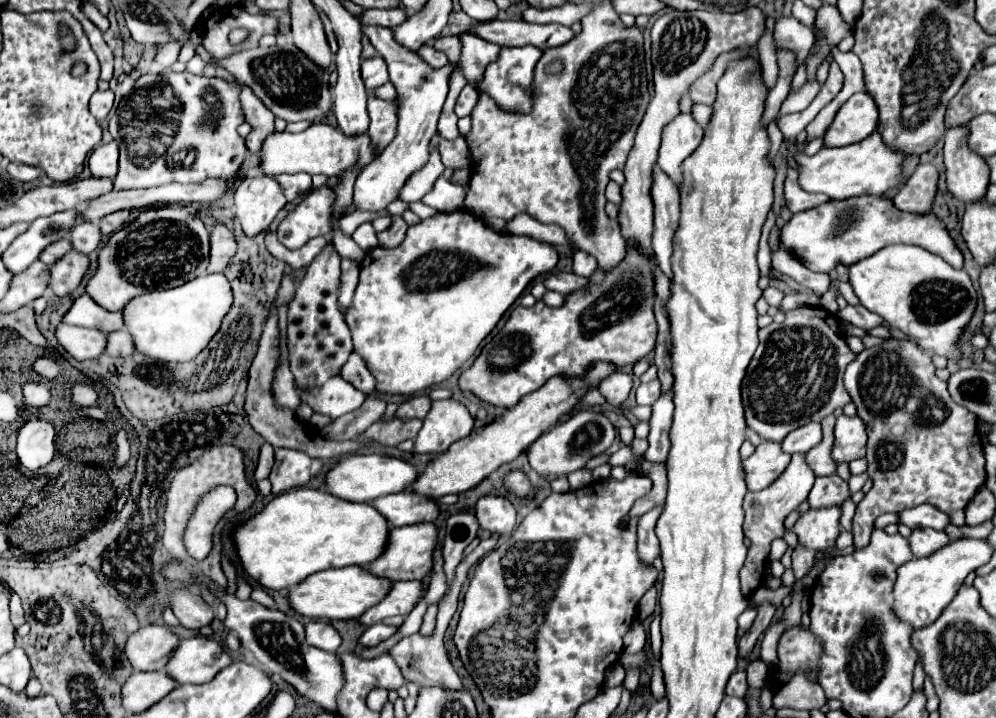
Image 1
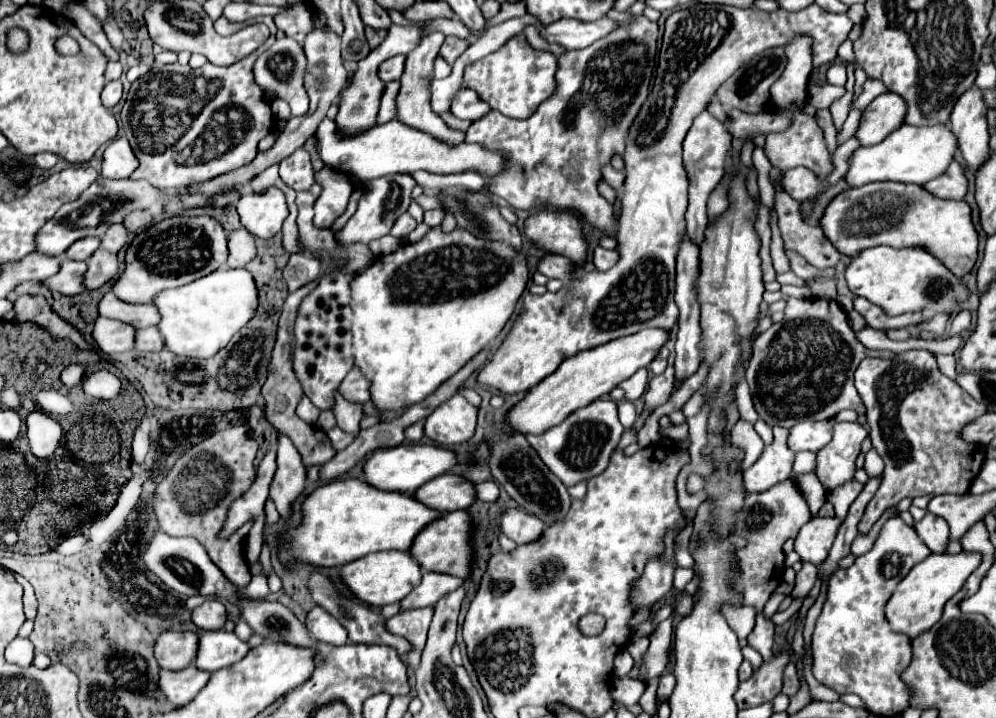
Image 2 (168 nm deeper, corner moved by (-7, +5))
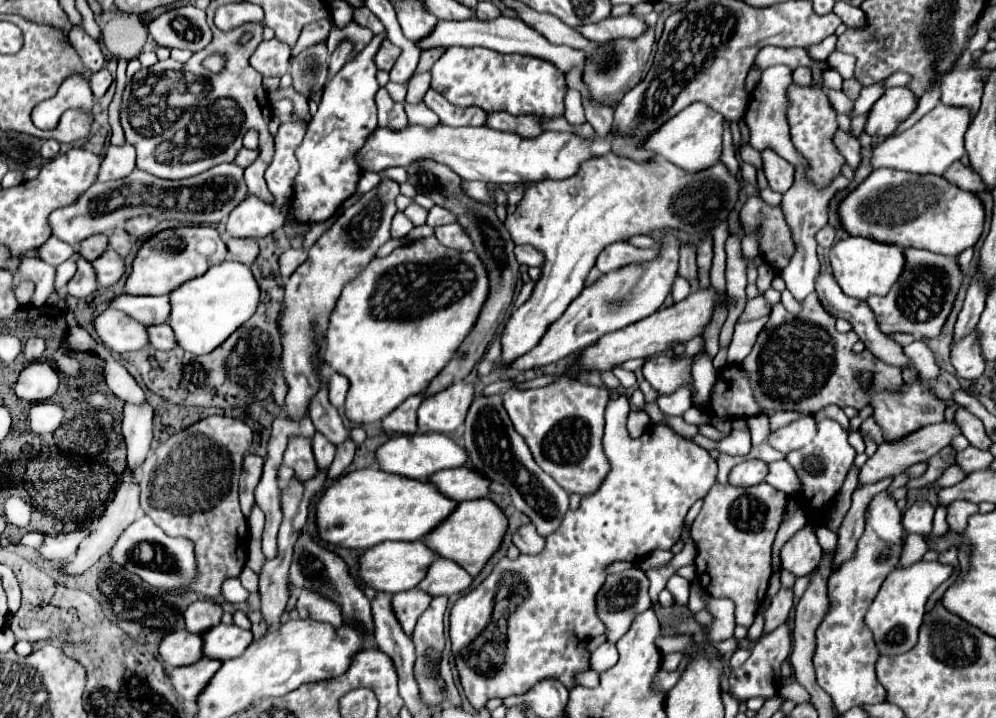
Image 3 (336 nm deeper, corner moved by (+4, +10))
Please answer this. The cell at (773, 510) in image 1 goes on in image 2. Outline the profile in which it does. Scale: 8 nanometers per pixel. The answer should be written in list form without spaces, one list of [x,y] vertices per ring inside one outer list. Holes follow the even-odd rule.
[[[787,479],[767,491],[761,493],[747,493],[745,495],[745,503],[743,509],[739,509],[739,513],[735,515],[735,535],[745,537],[747,545],[735,551],[737,557],[737,565],[739,565],[739,577],[733,581],[735,591],[741,593],[741,603],[743,605],[751,605],[757,611],[757,623],[755,629],[749,633],[747,641],[753,649],[757,649],[763,659],[771,659],[773,655],[773,621],[767,619],[763,615],[765,603],[769,601],[771,593],[779,587],[781,577],[783,577],[783,543],[787,539],[795,539],[799,529],[811,519],[807,501],[801,497],[799,489],[795,487],[793,479]]]

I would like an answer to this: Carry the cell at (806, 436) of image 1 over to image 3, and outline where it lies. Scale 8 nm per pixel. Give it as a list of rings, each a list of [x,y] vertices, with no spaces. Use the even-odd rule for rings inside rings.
[[[800,416],[792,424],[770,434],[768,442],[772,448],[788,454],[792,450],[804,448],[816,436],[816,420],[814,416]]]

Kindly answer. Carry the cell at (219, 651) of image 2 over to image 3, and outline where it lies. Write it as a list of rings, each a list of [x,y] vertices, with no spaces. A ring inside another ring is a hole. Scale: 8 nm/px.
[[[220,622],[218,626],[212,626],[212,630],[206,630],[202,638],[204,638],[204,656],[228,660],[240,656],[248,648],[248,642],[252,642],[252,632],[242,630],[234,624],[226,626]]]

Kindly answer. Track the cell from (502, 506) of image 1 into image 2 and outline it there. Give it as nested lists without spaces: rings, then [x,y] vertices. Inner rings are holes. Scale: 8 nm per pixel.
[[[509,509],[503,513],[501,529],[517,545],[525,545],[525,543],[535,543],[541,539],[545,531],[545,523],[539,517],[531,517],[523,509]]]

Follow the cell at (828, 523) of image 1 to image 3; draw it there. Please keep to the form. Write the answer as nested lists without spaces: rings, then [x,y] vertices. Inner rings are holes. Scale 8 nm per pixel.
[[[806,524],[800,528],[780,552],[782,568],[790,570],[794,576],[808,576],[822,558],[822,548],[816,538],[816,528]]]

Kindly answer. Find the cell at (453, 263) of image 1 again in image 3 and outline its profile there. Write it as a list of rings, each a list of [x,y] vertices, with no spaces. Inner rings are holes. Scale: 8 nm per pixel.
[[[434,236],[418,238],[408,246],[396,248],[392,254],[388,254],[384,258],[374,258],[352,282],[348,282],[344,286],[344,290],[342,290],[342,294],[340,294],[340,298],[338,298],[338,302],[330,314],[330,324],[328,324],[328,332],[326,332],[326,354],[324,354],[326,362],[332,370],[336,370],[338,374],[342,374],[350,380],[350,390],[346,396],[348,420],[352,420],[356,424],[376,422],[376,420],[384,418],[386,414],[390,414],[406,398],[426,390],[428,384],[432,382],[432,378],[448,364],[448,358],[452,358],[452,354],[458,350],[460,342],[464,342],[464,338],[472,330],[472,322],[476,322],[476,312],[480,312],[480,306],[484,306],[486,294],[488,294],[488,272],[484,270],[484,262],[480,262],[478,254],[474,250],[462,252],[462,250],[450,250],[448,246],[440,246],[440,242]]]

